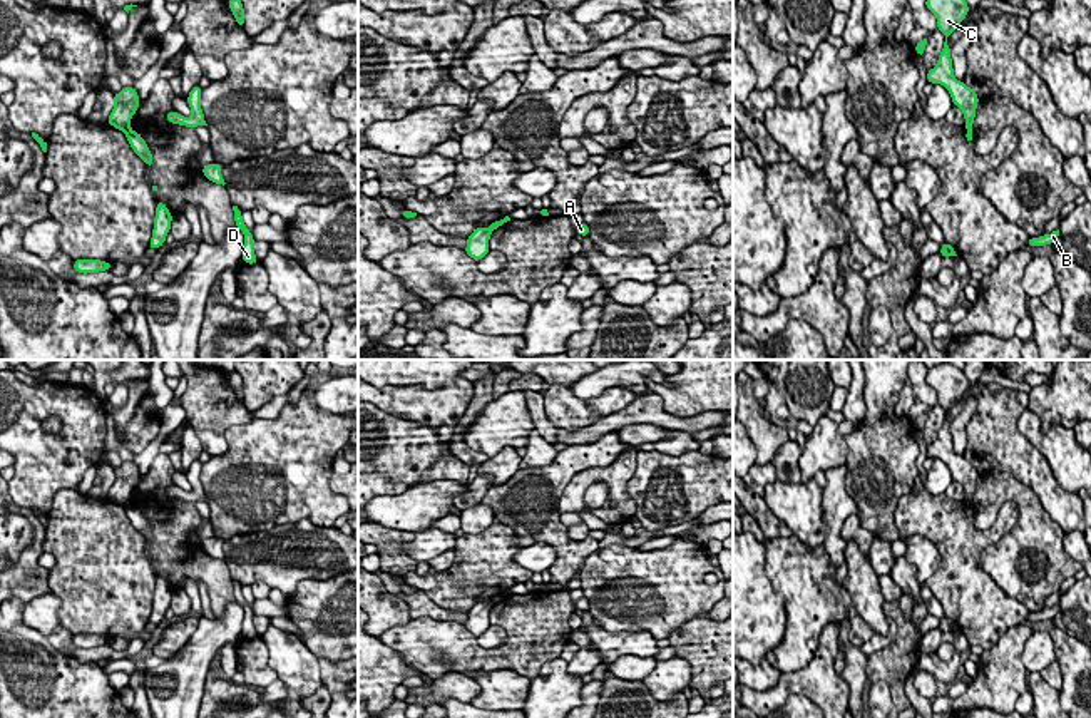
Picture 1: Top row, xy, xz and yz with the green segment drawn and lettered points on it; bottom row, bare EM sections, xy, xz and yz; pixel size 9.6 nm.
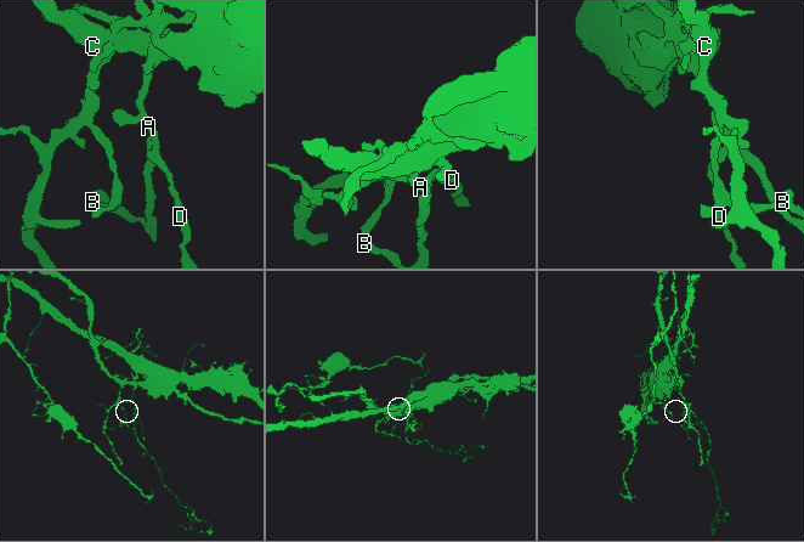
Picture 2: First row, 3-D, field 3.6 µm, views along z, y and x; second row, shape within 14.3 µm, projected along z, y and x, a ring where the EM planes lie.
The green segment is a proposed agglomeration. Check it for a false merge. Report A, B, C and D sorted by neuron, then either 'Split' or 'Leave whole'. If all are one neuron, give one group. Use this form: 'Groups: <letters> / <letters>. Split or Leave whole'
Groups: A B D / C. Split

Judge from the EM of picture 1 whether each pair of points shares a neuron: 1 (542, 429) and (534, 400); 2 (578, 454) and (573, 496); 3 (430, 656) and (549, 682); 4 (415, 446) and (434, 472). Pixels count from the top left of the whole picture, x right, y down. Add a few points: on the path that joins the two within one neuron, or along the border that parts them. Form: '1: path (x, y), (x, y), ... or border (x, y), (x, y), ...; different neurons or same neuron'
1: path (541, 422), (536, 407); same neuron
2: border (613, 461), (579, 471), (558, 507); different neurons
3: border (559, 656), (548, 661), (531, 680); different neurons
4: border (444, 456), (417, 482); different neurons

